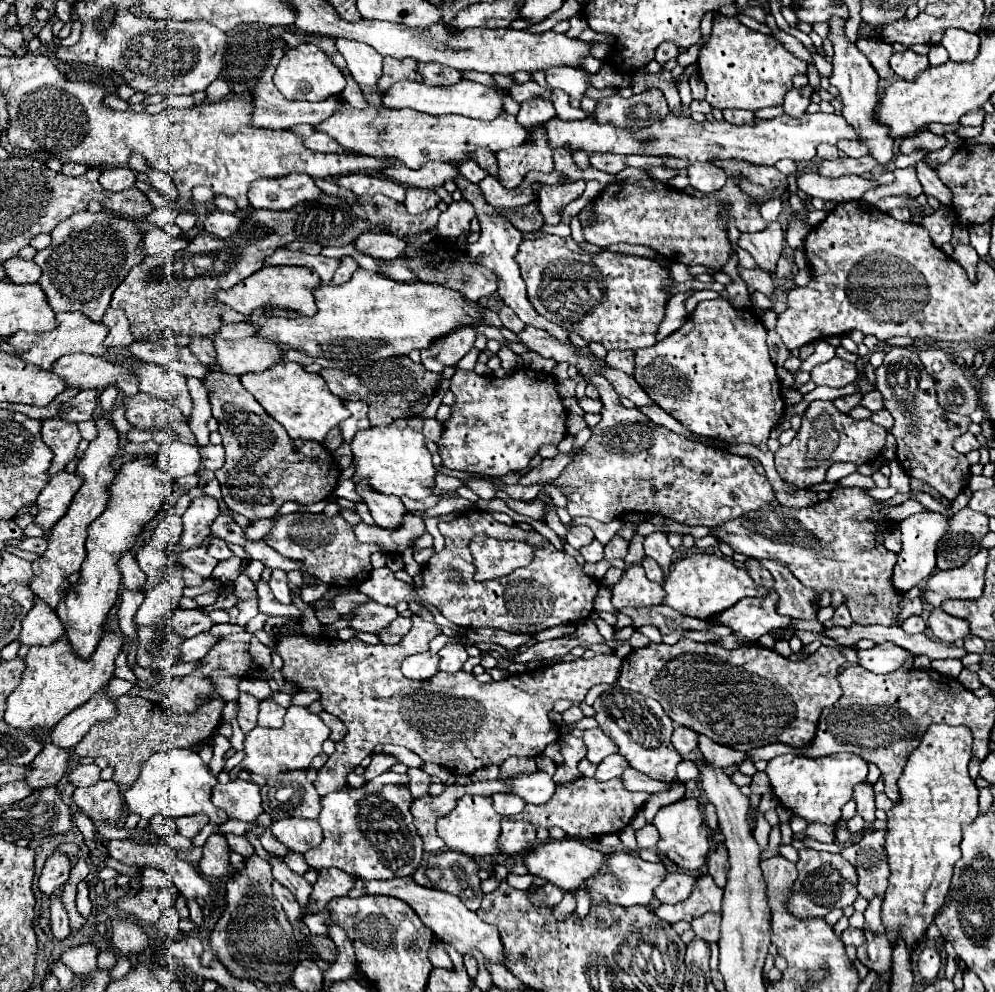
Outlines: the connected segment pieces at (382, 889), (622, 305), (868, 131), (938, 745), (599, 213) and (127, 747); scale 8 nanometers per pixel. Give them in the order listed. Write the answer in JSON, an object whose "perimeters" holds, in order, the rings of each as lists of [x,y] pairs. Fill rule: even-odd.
{"perimeters":[[[[358,877],[354,887],[350,889],[348,897],[362,897],[362,895],[388,895],[388,897],[402,899],[416,911],[416,915],[422,919],[422,923],[428,929],[432,929],[440,941],[454,945],[458,949],[458,953],[464,955],[464,949],[476,947],[476,949],[480,949],[480,953],[486,959],[502,963],[502,941],[498,935],[498,929],[494,929],[494,925],[480,921],[480,917],[476,913],[472,913],[470,909],[466,909],[464,903],[458,897],[454,897],[452,893],[422,887],[412,877],[400,877],[400,879],[390,879],[390,881],[376,881],[376,879],[366,881],[366,879]]],[[[544,235],[540,239],[526,239],[522,241],[520,249],[518,249],[518,257],[516,257],[518,265],[520,265],[520,273],[522,273],[522,279],[526,281],[528,285],[528,299],[530,303],[534,305],[534,309],[540,313],[540,315],[546,315],[548,321],[560,325],[564,331],[568,333],[578,333],[584,341],[596,341],[596,343],[602,343],[606,349],[636,349],[636,347],[650,347],[656,343],[656,331],[658,331],[658,325],[662,323],[664,319],[664,313],[666,313],[666,303],[670,299],[670,295],[666,293],[672,277],[670,277],[670,267],[662,267],[654,257],[638,257],[638,255],[626,255],[626,253],[610,253],[610,251],[602,251],[602,253],[584,253],[578,243],[572,239],[572,237],[558,237],[558,235]],[[596,271],[604,271],[604,277],[596,275]]],[[[830,21],[830,41],[834,45],[834,73],[830,77],[830,85],[834,85],[840,91],[844,109],[842,115],[848,121],[848,125],[854,127],[858,133],[860,143],[868,147],[868,155],[872,155],[880,165],[888,165],[894,159],[894,139],[888,135],[890,129],[876,119],[878,109],[878,75],[874,73],[874,67],[870,61],[866,61],[864,53],[858,51],[856,45],[852,45],[844,35],[844,21]]],[[[932,724],[922,737],[922,743],[910,755],[904,773],[898,781],[902,799],[888,811],[886,833],[886,857],[890,865],[890,885],[882,903],[882,923],[886,927],[890,945],[896,947],[898,939],[904,939],[912,949],[926,929],[940,913],[952,879],[954,863],[960,859],[962,825],[972,823],[978,817],[978,789],[968,775],[968,763],[972,757],[972,733],[964,725]]],[[[728,177],[726,185],[704,197],[690,197],[688,193],[670,187],[668,183],[648,179],[638,183],[610,183],[592,205],[594,223],[584,225],[582,233],[584,239],[598,247],[608,247],[614,243],[628,243],[628,245],[646,245],[654,249],[660,257],[668,259],[670,263],[684,263],[684,265],[706,265],[716,271],[722,271],[732,255],[732,243],[728,239],[728,219],[736,221],[740,233],[756,233],[768,227],[768,221],[762,219],[756,201],[748,197],[736,177]],[[726,213],[724,221],[718,221],[718,215]]],[[[118,697],[118,701],[114,703],[116,717],[94,723],[88,735],[74,747],[74,753],[78,757],[104,757],[114,769],[112,781],[126,787],[130,787],[138,779],[142,763],[154,753],[170,751],[176,747],[186,749],[214,737],[216,729],[222,725],[222,709],[226,705],[226,701],[218,697],[210,703],[204,703],[196,713],[176,715],[170,713],[170,709],[166,709],[164,705],[148,701],[144,697]]]]}

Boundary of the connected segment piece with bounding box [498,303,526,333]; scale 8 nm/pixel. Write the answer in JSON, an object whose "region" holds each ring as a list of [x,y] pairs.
{"region":[[[502,303],[502,313],[498,313],[498,315],[500,315],[500,319],[502,319],[504,327],[506,327],[506,329],[510,329],[512,333],[520,333],[522,329],[526,329],[526,325],[518,319],[518,315],[516,315],[510,307],[506,307],[504,303]]]}

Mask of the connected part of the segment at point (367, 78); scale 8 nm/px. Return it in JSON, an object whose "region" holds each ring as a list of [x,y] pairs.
{"region":[[[336,39],[336,49],[344,55],[346,65],[358,85],[376,85],[382,77],[382,61],[384,57],[378,55],[376,49],[370,45],[350,39]]]}

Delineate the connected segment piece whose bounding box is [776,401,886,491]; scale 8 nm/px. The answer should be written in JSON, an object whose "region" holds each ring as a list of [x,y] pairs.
{"region":[[[812,401],[802,419],[802,427],[794,441],[776,451],[776,471],[788,485],[792,485],[792,491],[824,483],[826,471],[832,463],[842,461],[862,465],[874,461],[886,443],[884,427],[870,421],[854,421],[850,415],[840,413],[832,401]]]}

